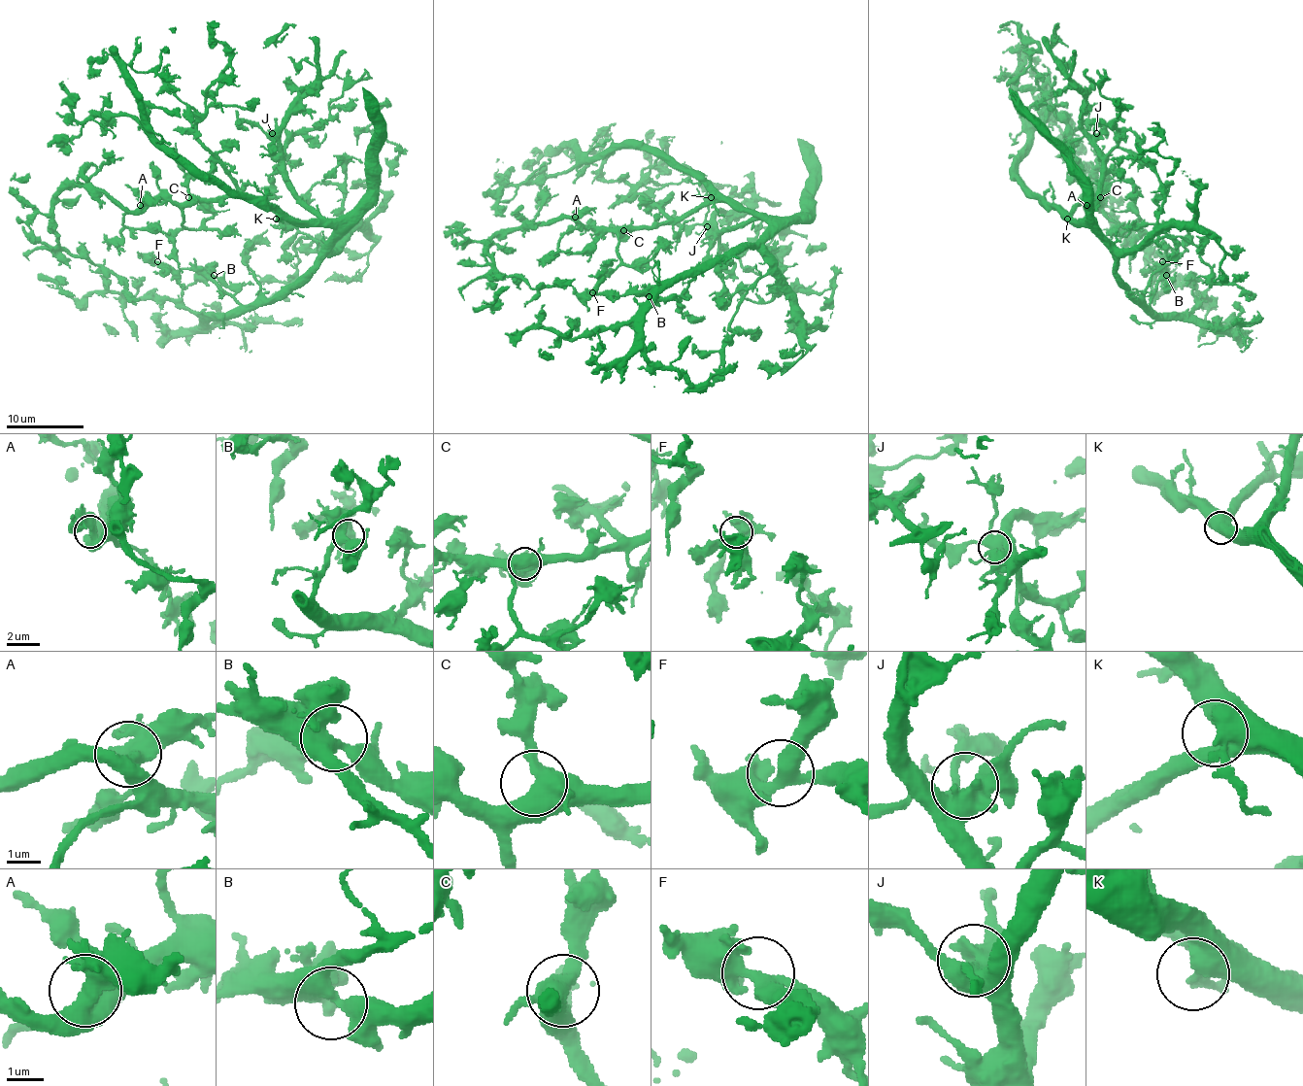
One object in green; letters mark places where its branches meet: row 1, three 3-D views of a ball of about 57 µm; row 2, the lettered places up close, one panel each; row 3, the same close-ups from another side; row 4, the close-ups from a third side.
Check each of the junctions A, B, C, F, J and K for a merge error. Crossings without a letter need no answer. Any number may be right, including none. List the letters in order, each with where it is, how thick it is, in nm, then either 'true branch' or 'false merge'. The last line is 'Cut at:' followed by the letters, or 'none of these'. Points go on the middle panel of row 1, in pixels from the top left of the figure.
A: at (575, 217); 440 nm thick; true branch
B: at (649, 296); 380 nm thick; true branch
C: at (623, 230); 480 nm thick; true branch
F: at (592, 292); 380 nm thick; true branch
J: at (707, 226); 550 nm thick; true branch
K: at (711, 197); 420 nm thick; true branch
Cut at: none of these

